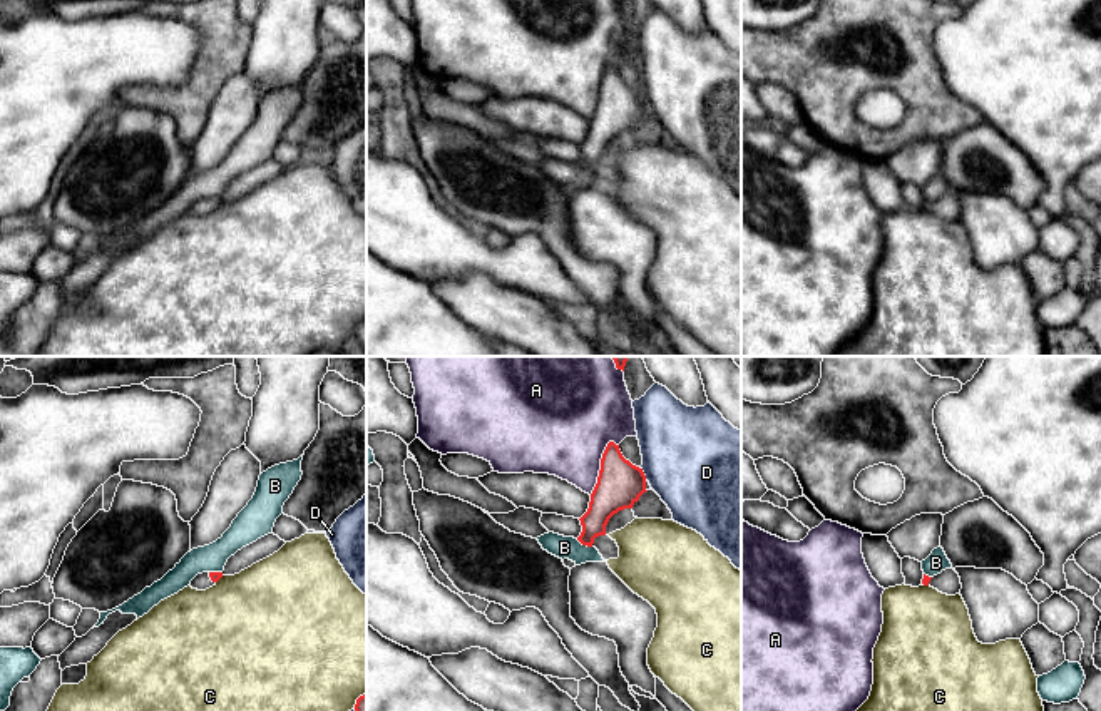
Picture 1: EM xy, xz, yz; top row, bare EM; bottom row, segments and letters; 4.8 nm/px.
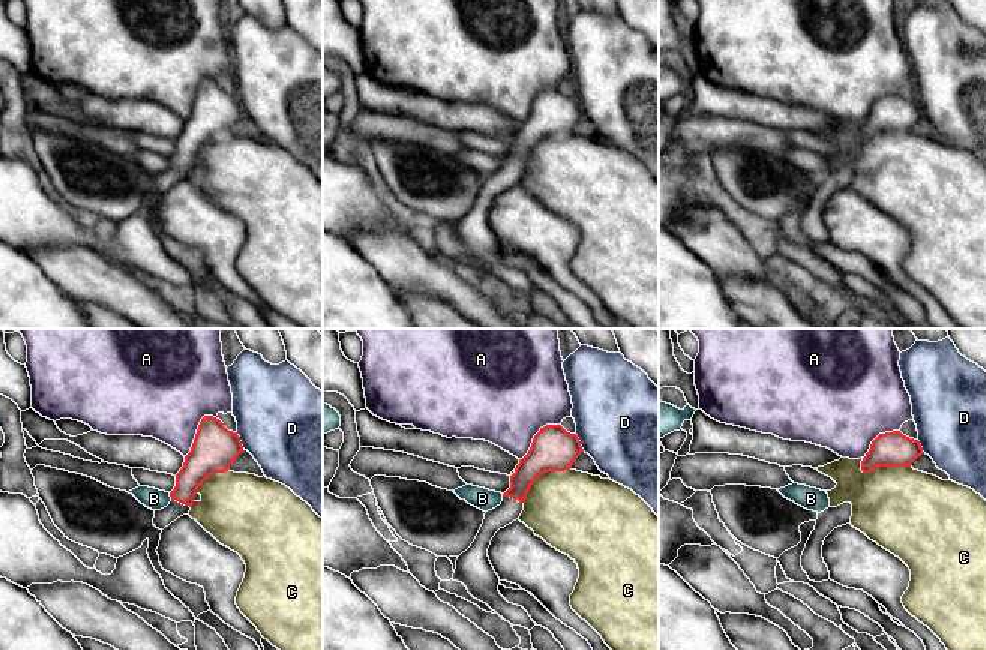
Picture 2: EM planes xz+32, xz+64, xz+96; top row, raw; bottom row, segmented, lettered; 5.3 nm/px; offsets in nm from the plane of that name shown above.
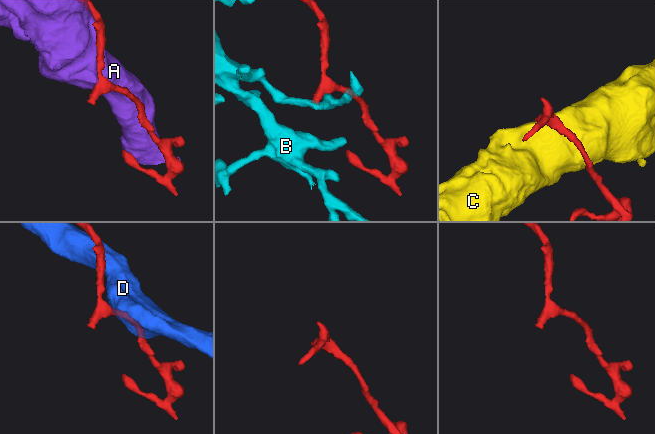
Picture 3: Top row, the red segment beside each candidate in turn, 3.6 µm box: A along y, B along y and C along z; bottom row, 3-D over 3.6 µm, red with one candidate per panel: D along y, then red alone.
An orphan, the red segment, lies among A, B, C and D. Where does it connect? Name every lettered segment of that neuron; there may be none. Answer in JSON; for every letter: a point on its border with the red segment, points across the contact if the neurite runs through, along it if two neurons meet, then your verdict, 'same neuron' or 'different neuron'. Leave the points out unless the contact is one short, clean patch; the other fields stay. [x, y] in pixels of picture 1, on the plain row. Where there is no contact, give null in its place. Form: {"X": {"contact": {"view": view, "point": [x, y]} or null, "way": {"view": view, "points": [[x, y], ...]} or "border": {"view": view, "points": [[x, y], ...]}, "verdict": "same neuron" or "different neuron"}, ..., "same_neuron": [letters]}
{"A": {"contact": {"view": "xz", "point": [601, 92]}, "verdict": "different neuron"}, "B": {"contact": {"view": "xz", "point": [584, 169]}, "border": {"view": "xz", "points": [[576, 164], [591, 173]]}, "verdict": "different neuron"}, "C": {"contact": {"view": "xy", "point": [357, 325]}, "verdict": "different neuron"}, "D": {"contact": {"view": "xz", "point": [643, 99]}, "border": {"view": "xz", "points": [[641, 92], [646, 104]]}, "verdict": "different neuron"}, "same_neuron": []}

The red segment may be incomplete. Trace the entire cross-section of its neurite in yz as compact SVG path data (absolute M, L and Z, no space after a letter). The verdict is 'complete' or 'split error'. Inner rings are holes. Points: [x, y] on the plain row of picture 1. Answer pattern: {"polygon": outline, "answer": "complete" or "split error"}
{"polygon": "M945 194L934 202L924 199L922 209L930 211L947 221L960 219L962 214L960 202L954 194Z", "answer": "split error"}

